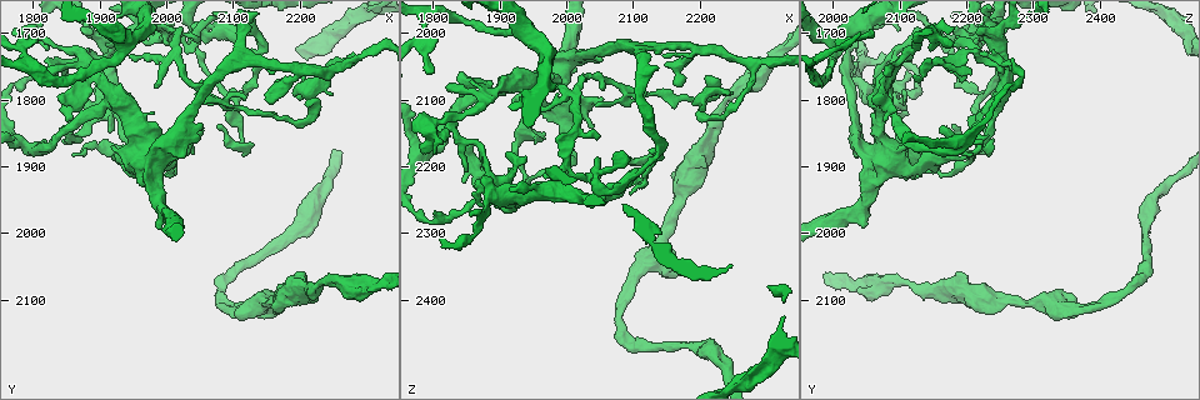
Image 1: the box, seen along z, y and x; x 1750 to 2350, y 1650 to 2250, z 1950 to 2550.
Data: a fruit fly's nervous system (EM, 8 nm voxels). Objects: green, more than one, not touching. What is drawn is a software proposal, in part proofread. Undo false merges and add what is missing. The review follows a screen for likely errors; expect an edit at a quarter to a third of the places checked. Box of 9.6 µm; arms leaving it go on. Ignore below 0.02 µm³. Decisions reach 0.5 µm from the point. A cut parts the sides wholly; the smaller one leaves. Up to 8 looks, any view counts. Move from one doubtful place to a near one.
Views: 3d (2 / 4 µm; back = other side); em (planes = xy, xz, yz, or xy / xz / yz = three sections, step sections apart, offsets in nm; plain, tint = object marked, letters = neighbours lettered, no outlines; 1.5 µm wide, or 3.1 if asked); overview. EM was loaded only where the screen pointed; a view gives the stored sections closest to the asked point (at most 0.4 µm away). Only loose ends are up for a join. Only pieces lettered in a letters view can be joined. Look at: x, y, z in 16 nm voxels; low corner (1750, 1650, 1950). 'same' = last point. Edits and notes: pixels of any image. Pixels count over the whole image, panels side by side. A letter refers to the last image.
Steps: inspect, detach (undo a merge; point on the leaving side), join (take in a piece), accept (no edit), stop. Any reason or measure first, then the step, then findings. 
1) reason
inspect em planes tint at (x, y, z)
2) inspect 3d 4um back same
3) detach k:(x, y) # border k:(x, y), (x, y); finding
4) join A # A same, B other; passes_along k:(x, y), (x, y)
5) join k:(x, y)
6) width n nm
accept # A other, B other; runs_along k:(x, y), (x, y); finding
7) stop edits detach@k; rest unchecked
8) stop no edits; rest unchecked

an open end
inspect 3d 4um back at (2205, 2060, 2190)

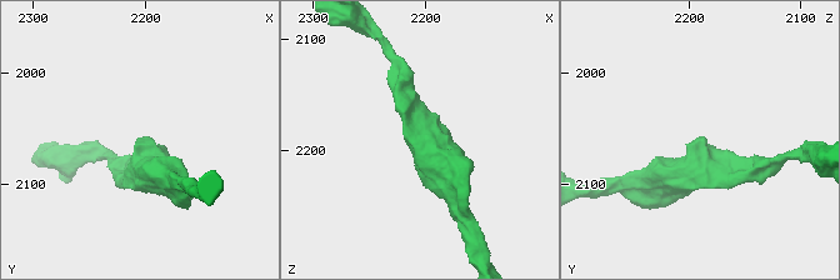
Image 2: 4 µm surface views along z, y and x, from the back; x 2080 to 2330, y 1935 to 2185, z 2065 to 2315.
shape alone is not enough
inspect em planes letters at (2208, 2058, 2188)

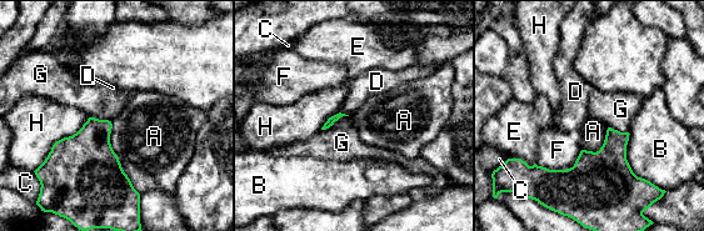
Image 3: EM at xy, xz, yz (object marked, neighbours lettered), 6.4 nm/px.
accept # A other, B other, C other, D other, E other, F other, G other, H other; border 3:(110, 121), (110, 146), (140, 194); no lettered piece goes on from it

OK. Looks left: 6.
free end
inspect 3d 2um back at (1980, 1820, 2065)

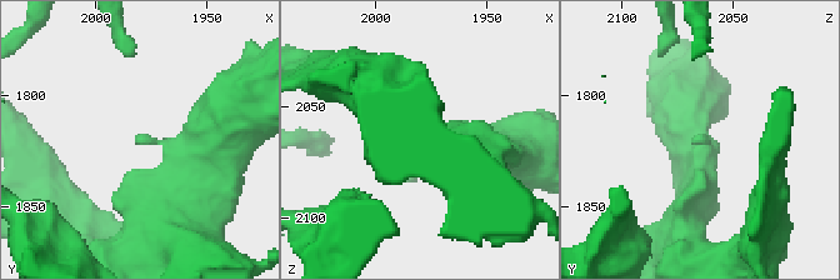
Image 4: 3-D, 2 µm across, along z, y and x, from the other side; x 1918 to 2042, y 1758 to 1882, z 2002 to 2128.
need the tissue
inspect em planes tint at (1979, 1819, 2069)

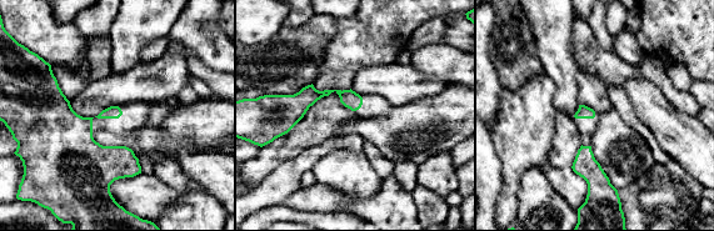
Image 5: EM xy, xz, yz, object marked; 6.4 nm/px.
inspect em planes letters same

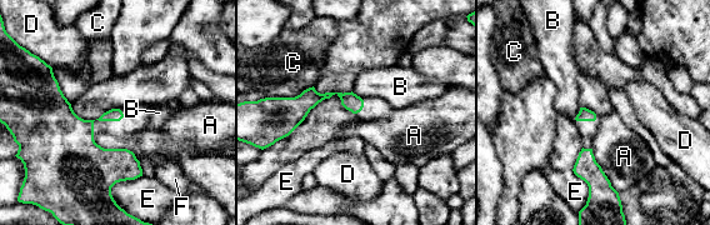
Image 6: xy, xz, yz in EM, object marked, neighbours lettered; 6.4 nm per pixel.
longest_contact A 340 nm
accept # A other, B other, C other, D other, E other, F other; none of them fits

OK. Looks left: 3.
abrupt turn
inspect 3d 4um at (1810, 1710, 2130)

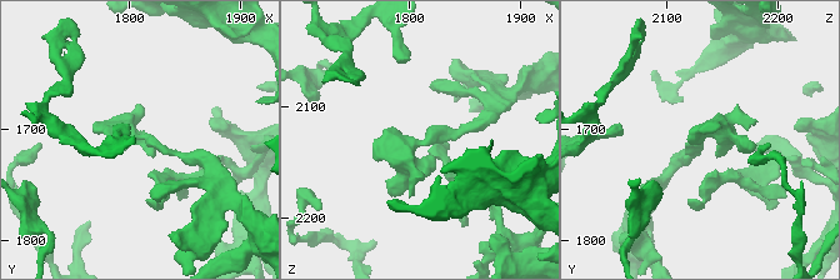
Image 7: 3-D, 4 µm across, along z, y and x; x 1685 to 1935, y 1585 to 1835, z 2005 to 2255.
inspect em planes letters at (1810, 1708, 2130)

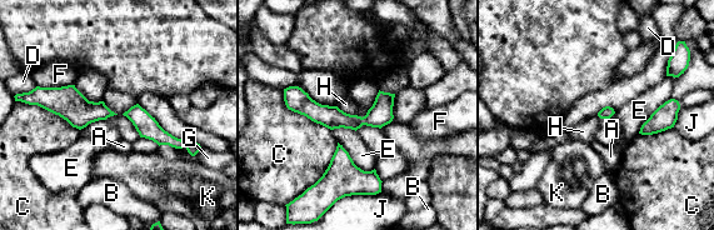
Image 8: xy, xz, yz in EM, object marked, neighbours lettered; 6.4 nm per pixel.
longest_contact C 400 nm
accept # A other, B other, C other, D other, E other, F other, G other, H other, J other, K other; border 8:(336, 106), (362, 116), (368, 111); one cell here

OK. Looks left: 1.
stop no edits; rest unchecked

